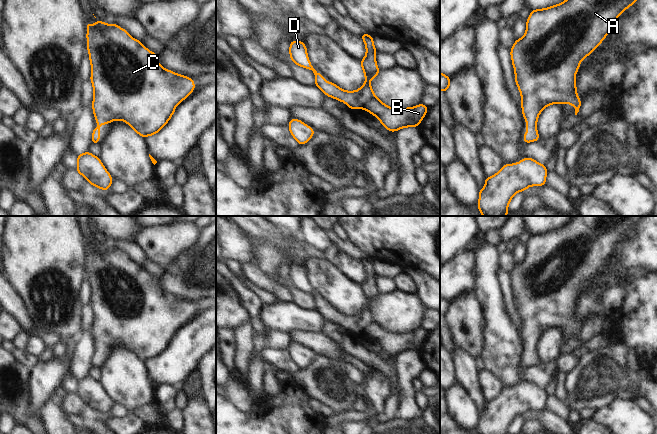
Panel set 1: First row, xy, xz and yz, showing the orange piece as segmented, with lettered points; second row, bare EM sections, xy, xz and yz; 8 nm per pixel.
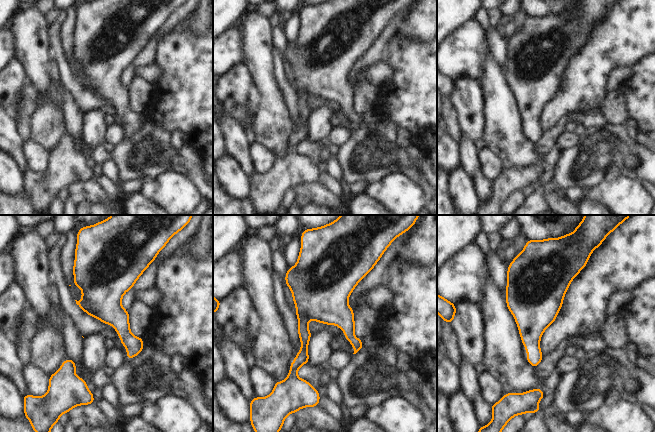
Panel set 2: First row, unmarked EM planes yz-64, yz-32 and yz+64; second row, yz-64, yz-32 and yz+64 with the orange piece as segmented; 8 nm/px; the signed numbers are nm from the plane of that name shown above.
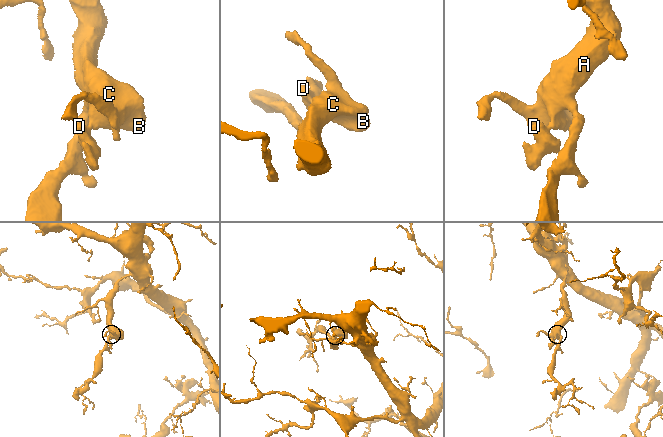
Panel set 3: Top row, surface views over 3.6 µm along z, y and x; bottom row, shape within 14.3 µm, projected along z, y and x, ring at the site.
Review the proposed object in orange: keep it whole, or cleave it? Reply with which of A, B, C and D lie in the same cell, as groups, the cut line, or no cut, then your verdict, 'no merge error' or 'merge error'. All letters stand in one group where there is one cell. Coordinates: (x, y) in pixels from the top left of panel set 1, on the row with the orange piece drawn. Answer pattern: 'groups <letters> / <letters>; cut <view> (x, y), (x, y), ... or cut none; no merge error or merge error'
groups A B C D; cut none; no merge error

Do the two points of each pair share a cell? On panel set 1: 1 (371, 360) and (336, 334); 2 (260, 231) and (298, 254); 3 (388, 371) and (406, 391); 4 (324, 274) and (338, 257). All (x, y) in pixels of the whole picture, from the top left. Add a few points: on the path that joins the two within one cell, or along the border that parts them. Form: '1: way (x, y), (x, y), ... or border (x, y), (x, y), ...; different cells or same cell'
1: way (362, 354), (345, 342); same cell
2: way (269, 231), (289, 245); same cell
3: border (394, 367), (400, 388), (399, 394); different cells
4: border (324, 258), (335, 265), (349, 279); different cells

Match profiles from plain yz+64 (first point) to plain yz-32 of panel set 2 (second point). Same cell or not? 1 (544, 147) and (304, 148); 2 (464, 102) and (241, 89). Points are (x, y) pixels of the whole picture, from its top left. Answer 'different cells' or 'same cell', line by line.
1: same cell
2: same cell

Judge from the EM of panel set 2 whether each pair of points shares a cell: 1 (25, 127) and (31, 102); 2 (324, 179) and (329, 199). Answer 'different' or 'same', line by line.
1: same
2: different

